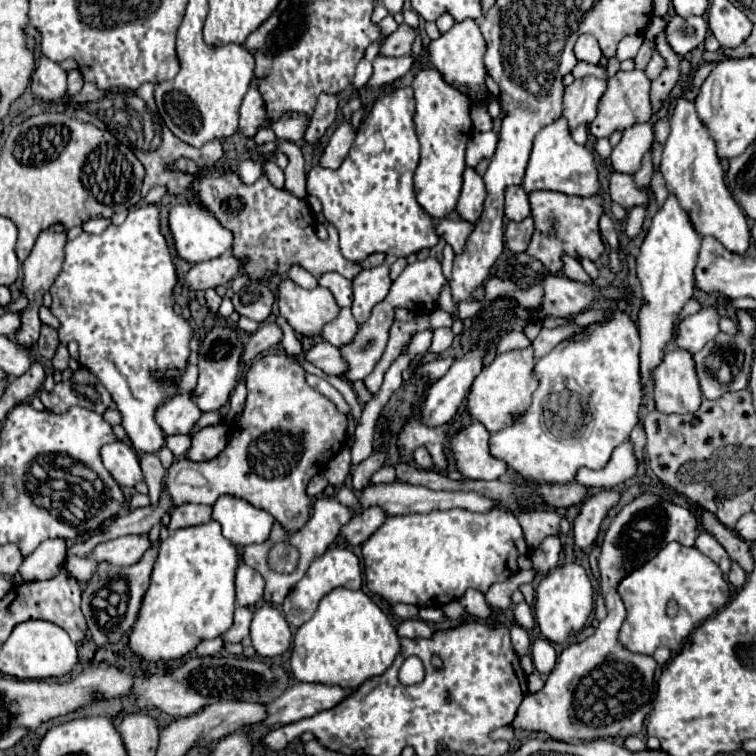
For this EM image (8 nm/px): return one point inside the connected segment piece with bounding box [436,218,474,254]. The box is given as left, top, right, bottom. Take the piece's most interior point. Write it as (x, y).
(455, 232)

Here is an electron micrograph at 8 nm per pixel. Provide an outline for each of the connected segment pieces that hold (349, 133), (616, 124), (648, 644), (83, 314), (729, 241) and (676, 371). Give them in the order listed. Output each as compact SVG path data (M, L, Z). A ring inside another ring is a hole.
M344 120L321 151L319 165L336 170L344 162L344 156L348 156L350 146L354 142L354 136L356 136L356 132L354 132L350 120Z
M632 70L632 72L616 72L608 80L608 90L600 98L598 104L598 116L594 122L590 122L590 134L594 138L606 138L616 130L626 130L638 122L648 122L652 116L650 108L650 80L642 70Z
M670 542L656 554L656 558L652 558L640 570L630 572L618 586L618 592L628 610L620 630L620 640L628 650L648 656L652 656L660 646L678 652L680 644L688 640L702 620L724 608L730 598L730 588L722 570L696 548L688 548L678 542ZM668 600L676 600L676 616L666 614Z
M144 204L144 206L136 206L134 210L130 210L130 214L126 216L126 220L120 224L120 226L110 226L106 228L102 234L86 234L82 232L80 236L76 236L74 240L70 240L66 244L66 260L64 260L64 268L60 272L60 276L56 278L56 282L52 284L50 292L52 292L52 314L60 320L60 328L58 328L58 334L60 334L60 342L64 346L68 346L72 340L78 342L78 352L80 352L80 362L86 370L90 370L90 374L94 374L102 384L104 388L112 394L112 400L116 402L120 414L122 414L122 426L126 430L126 434L130 436L132 440L132 446L136 452L152 452L156 454L162 446L164 446L164 432L162 428L156 424L156 408L170 396L174 396L178 392L178 382L158 382L156 380L156 372L168 372L168 370L184 370L186 364L188 364L188 354L190 354L190 348L188 348L188 342L190 342L190 334L192 334L192 328L190 324L184 320L184 316L176 314L174 312L174 286L178 282L178 276L176 276L176 266L174 266L174 260L172 260L172 254L170 254L170 248L168 248L168 242L166 242L166 236L162 234L160 230L160 204Z
M680 98L676 102L670 128L672 130L662 148L662 162L660 162L660 170L666 178L668 192L676 194L680 204L692 212L692 222L702 236L714 236L730 252L742 254L748 248L748 240L750 240L746 216L742 208L736 204L736 200L732 198L724 182L724 166L718 156L716 140L698 118L692 100Z
M670 348L654 368L654 400L664 414L696 412L702 402L700 382L696 380L696 362L684 348Z

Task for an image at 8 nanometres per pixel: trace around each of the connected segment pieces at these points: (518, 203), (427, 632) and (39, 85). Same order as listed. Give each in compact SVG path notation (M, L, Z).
M508 186L504 192L506 198L506 218L508 220L524 220L530 214L530 202L528 202L528 194L524 192L522 186Z
M406 620L400 624L398 628L398 634L400 636L406 636L406 638L432 638L432 628L422 622L422 620Z
M38 58L38 66L32 78L32 90L36 96L48 102L64 102L66 100L66 72L48 58Z

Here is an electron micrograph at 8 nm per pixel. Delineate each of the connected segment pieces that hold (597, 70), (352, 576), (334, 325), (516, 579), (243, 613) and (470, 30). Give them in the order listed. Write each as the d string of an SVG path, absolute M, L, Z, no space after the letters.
M578 62L572 70L574 78L582 78L582 76L588 76L588 74L594 74L594 76L602 78L606 74L606 68L600 68L600 66L594 66L594 64L588 64L588 62Z
M330 546L322 556L318 556L318 558L310 564L308 572L304 574L304 578L296 584L296 588L292 590L292 594L290 594L290 596L284 600L284 604L282 604L282 612L284 612L286 620L288 620L288 624L294 626L294 628L298 628L298 626L302 626L306 620L310 620L310 618L314 616L316 608L318 608L318 602L320 602L328 592L332 592L332 590L338 588L338 586L346 586L346 588L350 588L350 590L360 590L360 588L362 588L360 560L358 560L358 556L356 556L350 548L346 548L346 546Z
M342 308L340 316L324 326L322 340L330 342L334 346L344 346L354 340L356 332L358 332L358 324L356 324L350 308Z
M520 570L518 574L514 574L506 582L492 584L490 590L486 592L486 602L492 608L508 610L512 606L512 594L514 594L514 590L518 590L520 584L526 584L526 582L532 582L532 580L534 580L534 572L532 570Z
M238 606L236 614L234 614L234 624L230 626L230 630L226 630L222 634L222 640L224 642L240 642L250 632L250 620L252 620L252 612L248 608Z
M464 20L454 24L446 34L442 34L438 40L432 40L430 46L430 60L432 64L444 74L444 80L454 86L456 90L464 92L470 100L470 116L472 116L472 128L476 132L492 130L492 118L488 114L488 88L486 88L486 76L488 70L484 68L484 52L486 52L486 40L476 24L476 20Z

